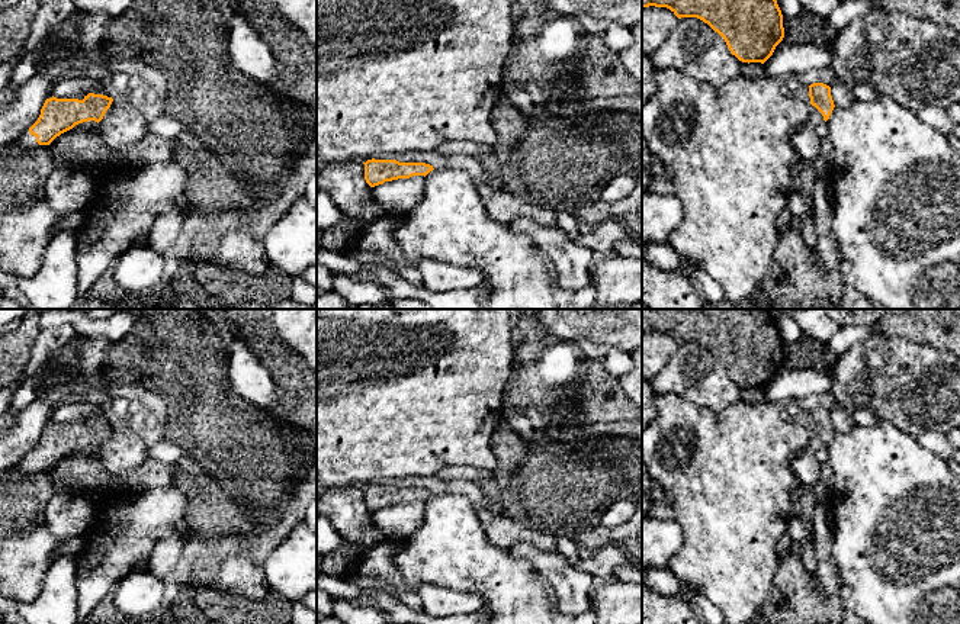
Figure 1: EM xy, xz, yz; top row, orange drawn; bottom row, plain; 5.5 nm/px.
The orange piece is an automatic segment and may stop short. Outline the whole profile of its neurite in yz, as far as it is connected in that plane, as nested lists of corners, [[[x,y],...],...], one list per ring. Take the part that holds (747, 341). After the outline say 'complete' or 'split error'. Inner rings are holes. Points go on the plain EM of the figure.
[[[642,309],[642,332],[667,332],[678,344],[697,342],[726,367],[732,380],[742,387],[764,389],[784,363],[783,340],[768,309]]]; complete

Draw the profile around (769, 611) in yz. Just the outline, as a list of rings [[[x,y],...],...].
[[[789,551],[778,563],[774,576],[774,588],[762,602],[757,614],[747,624],[841,624],[844,608],[838,596],[826,595],[813,573],[808,572],[802,557]]]

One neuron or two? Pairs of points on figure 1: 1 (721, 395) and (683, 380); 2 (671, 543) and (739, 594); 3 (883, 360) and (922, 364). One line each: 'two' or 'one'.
1: one
2: two
3: one

